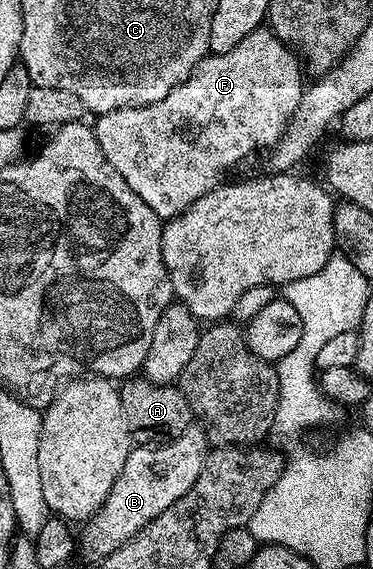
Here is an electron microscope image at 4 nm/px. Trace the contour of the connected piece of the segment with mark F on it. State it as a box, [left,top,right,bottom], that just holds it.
[92,27,304,219]

